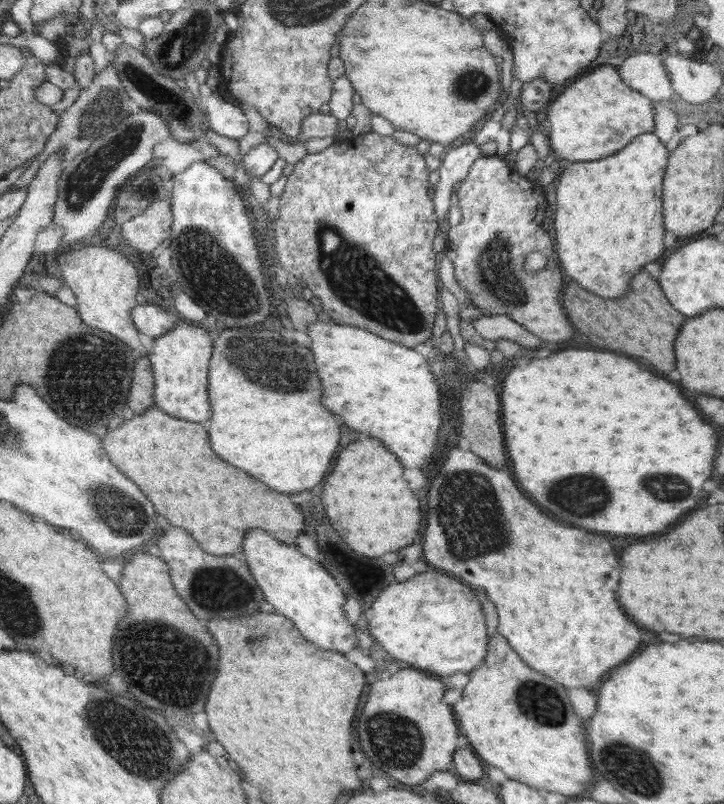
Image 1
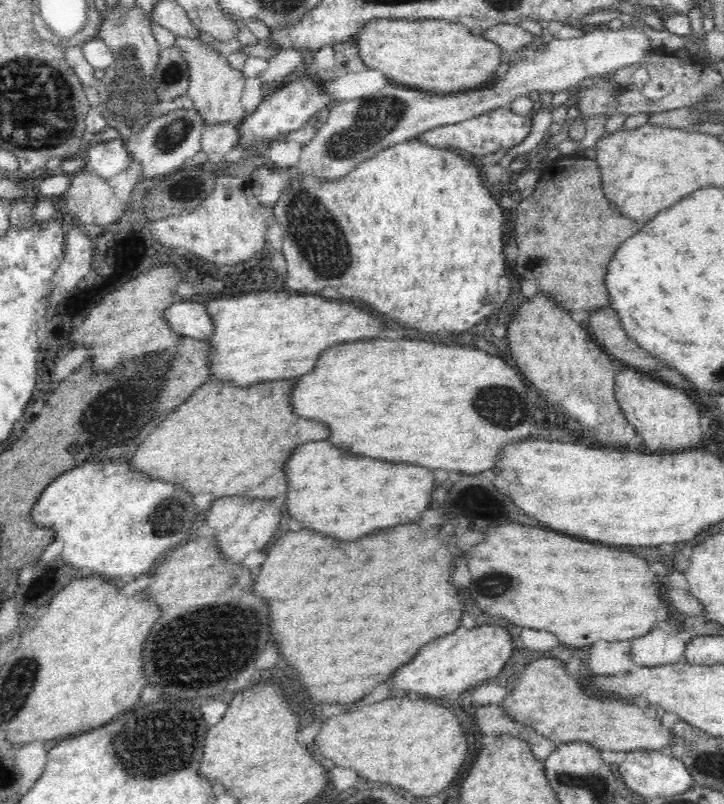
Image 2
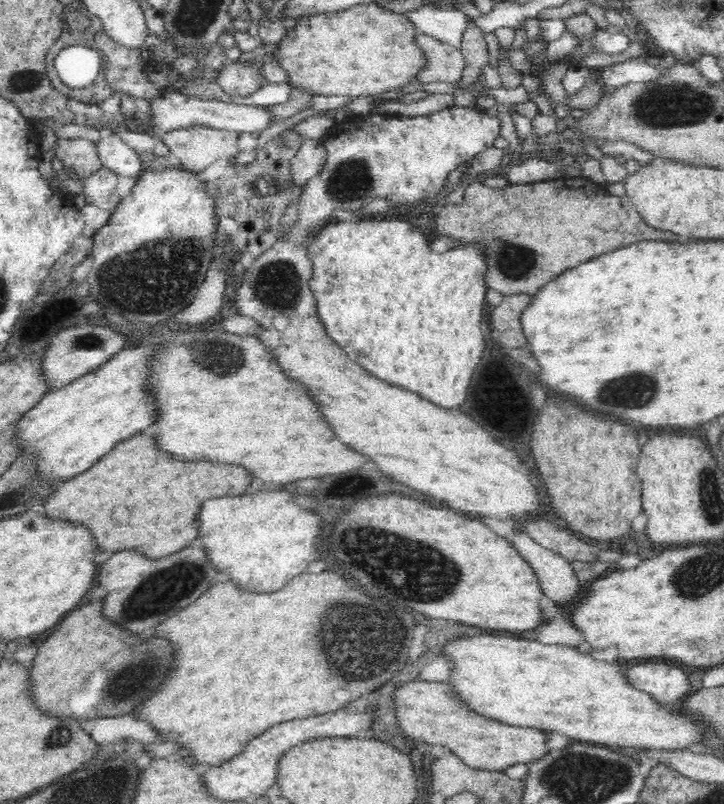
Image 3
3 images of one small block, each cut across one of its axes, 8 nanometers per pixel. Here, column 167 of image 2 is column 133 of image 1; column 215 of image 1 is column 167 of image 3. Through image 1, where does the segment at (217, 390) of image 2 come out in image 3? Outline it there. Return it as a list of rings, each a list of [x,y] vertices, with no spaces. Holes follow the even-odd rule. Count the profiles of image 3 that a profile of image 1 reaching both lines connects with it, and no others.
[[[149,431],[142,432],[119,442],[88,470],[64,481],[44,502],[44,514],[54,520],[72,521],[90,527],[100,552],[134,550],[144,553],[146,557],[158,559],[194,544],[198,538],[198,514],[202,503],[223,496],[243,495],[254,476],[248,469],[234,464],[176,460],[176,457],[156,447],[156,439],[152,435]]]

